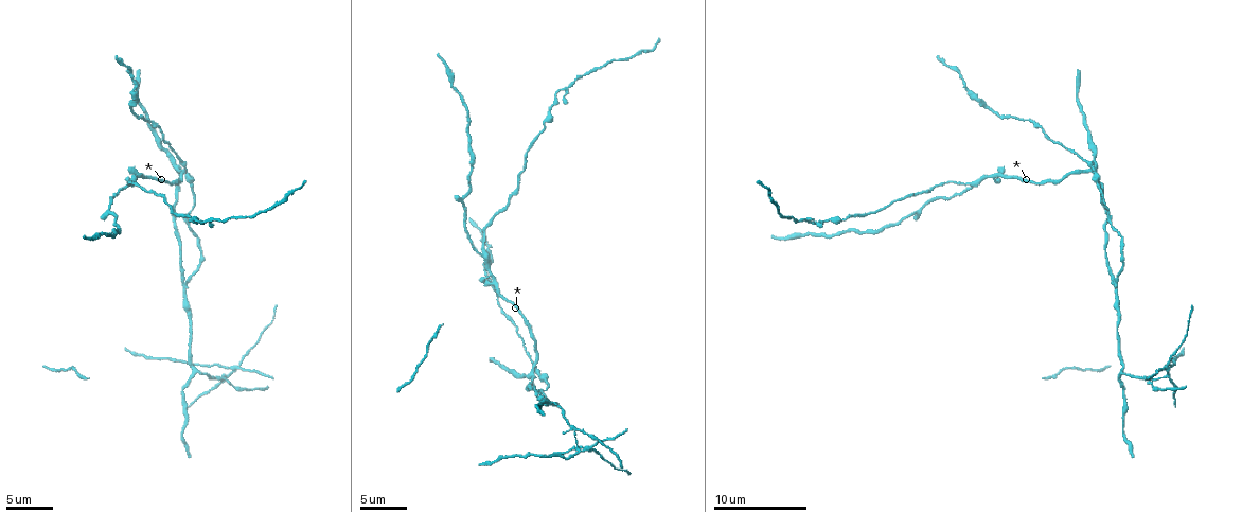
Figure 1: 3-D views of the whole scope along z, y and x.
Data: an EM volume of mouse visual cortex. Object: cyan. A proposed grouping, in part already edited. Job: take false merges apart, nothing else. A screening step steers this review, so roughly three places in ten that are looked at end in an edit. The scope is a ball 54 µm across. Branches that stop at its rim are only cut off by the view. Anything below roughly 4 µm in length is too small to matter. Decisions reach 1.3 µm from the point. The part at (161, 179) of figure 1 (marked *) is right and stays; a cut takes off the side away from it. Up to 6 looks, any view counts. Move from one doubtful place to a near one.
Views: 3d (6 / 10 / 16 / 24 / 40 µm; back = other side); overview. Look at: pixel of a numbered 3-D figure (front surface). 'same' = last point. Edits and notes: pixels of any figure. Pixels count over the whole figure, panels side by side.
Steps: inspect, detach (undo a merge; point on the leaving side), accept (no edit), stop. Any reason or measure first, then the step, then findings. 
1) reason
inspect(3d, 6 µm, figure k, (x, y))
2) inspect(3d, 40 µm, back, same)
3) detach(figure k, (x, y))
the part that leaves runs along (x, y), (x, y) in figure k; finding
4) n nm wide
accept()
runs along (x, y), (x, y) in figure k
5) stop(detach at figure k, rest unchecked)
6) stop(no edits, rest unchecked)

looks like a crossing
inspect(3d, 6 µm, figure 1, (576, 427))

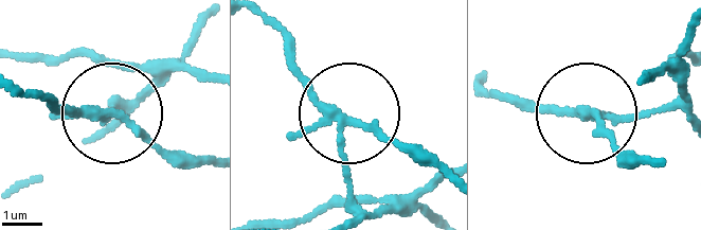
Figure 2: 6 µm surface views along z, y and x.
inspect(3d, 6 µm, back, figure 2, (344, 118))

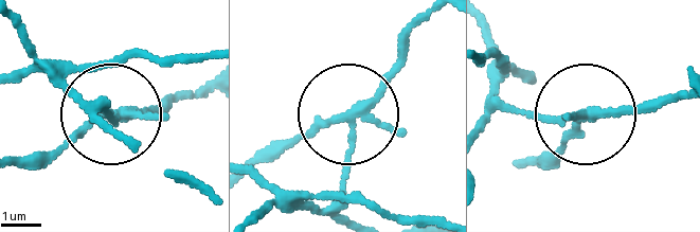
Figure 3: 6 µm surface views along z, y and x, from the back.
side arm 8 µm; 4 arms
detach(figure 3, (105, 111))
two neurons meet here

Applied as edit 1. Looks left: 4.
inspect(overview)

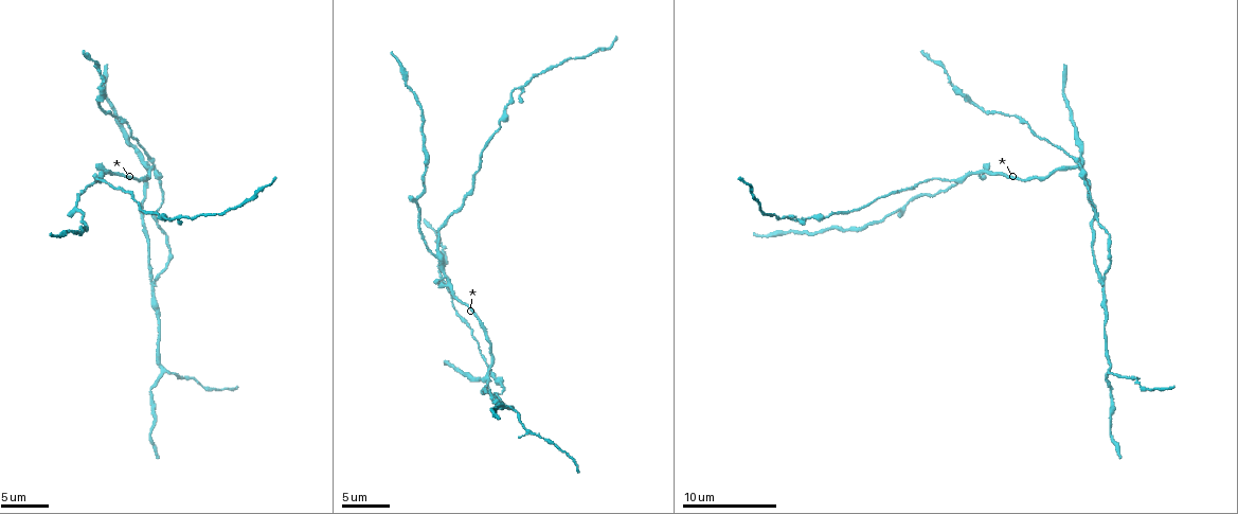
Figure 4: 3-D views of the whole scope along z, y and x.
calibre changes
inspect(3d, 16 µm, figure 4, (153, 292))

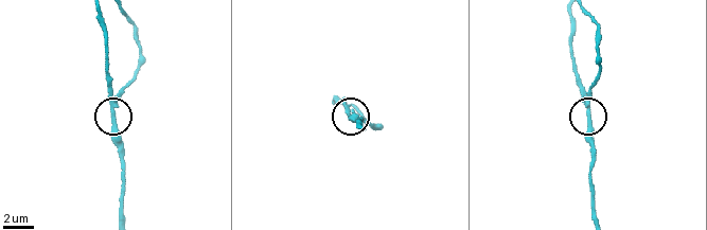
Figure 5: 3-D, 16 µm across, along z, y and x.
detach(figure 5, (126, 83))
the part that leaves runs along (113, 101), (135, 72), (140, 53), (129, 15) in figure 5; two neurons meet here

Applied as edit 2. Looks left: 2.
sudden change in width
inspect(3d, 16 µm, figure 4, (1106, 341))

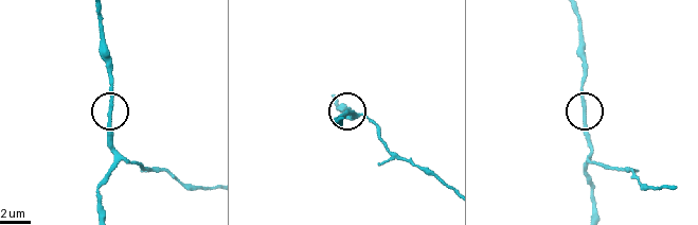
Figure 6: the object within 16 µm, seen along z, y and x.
accept()
runs along (99, 10), (110, 79), (110, 149) in figure 6; all the same neuron

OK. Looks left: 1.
stop(detach at figure 3, detach at figure 5, rest unchecked)

